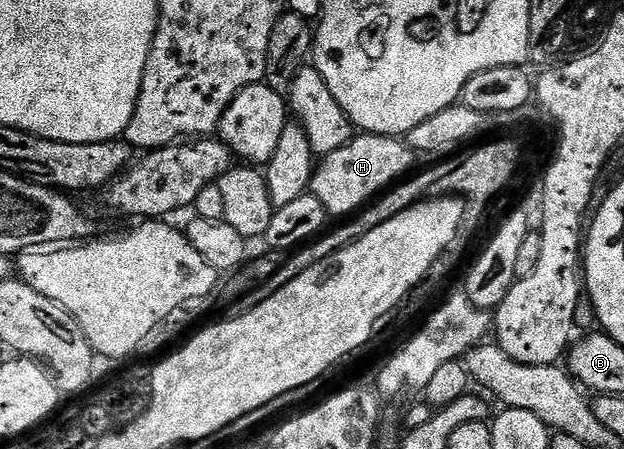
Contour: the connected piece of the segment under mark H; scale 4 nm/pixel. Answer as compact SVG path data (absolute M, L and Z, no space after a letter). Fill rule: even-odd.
M376 133L356 135L315 166L310 192L333 218L344 219L367 206L381 191L399 182L409 172L407 169L412 160L414 154L401 138L380 137Z

